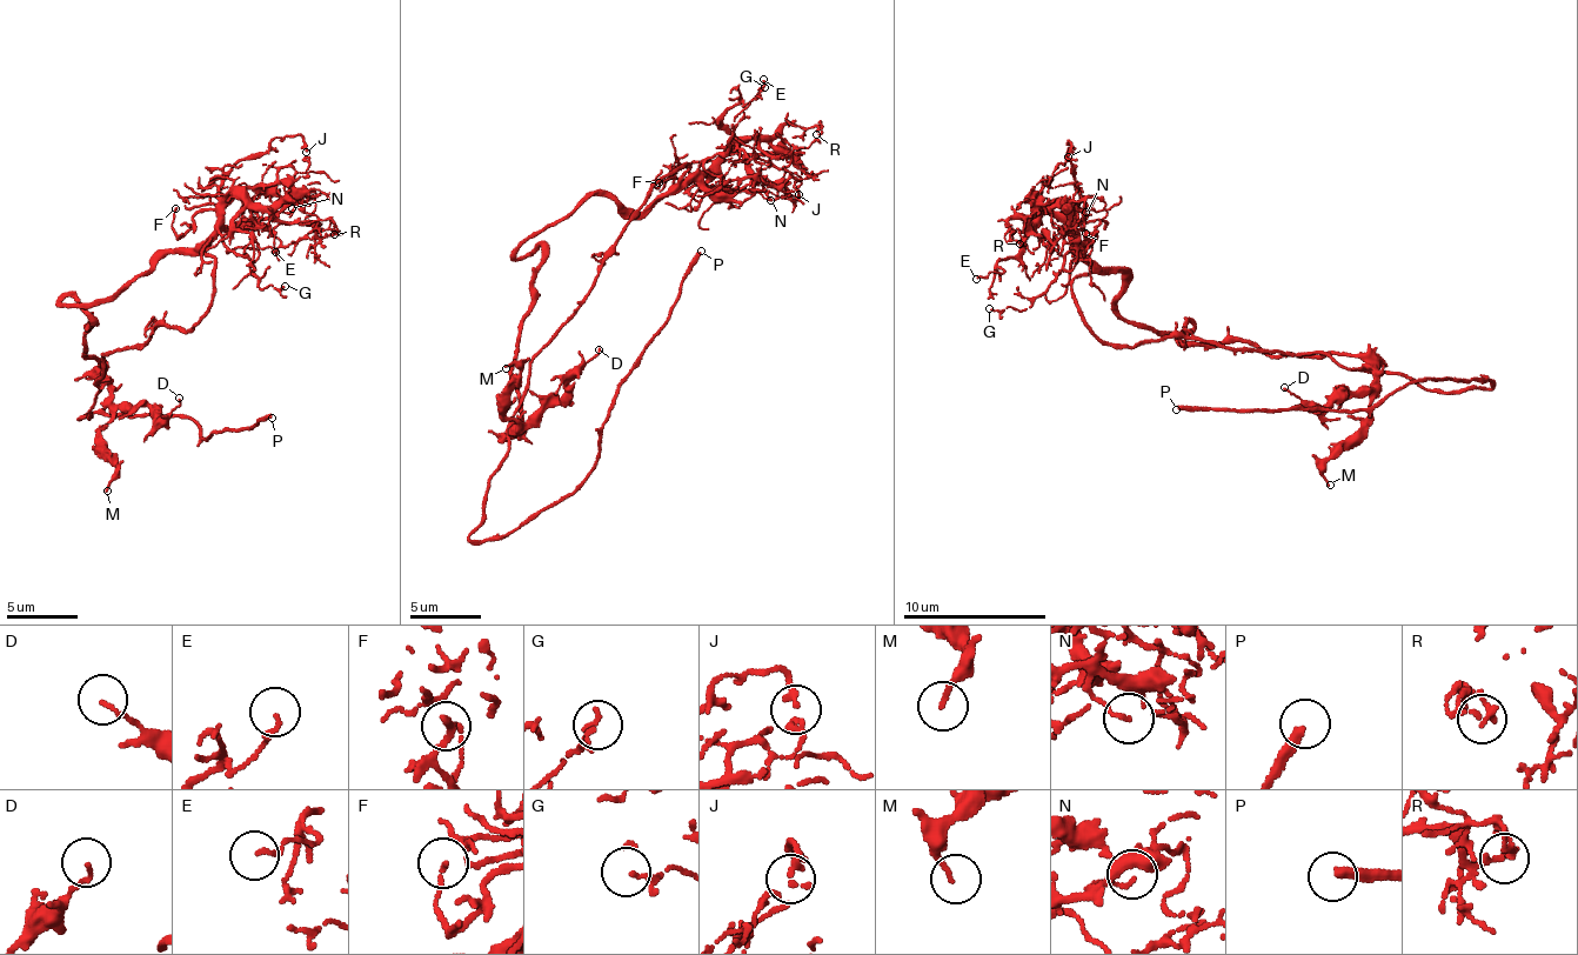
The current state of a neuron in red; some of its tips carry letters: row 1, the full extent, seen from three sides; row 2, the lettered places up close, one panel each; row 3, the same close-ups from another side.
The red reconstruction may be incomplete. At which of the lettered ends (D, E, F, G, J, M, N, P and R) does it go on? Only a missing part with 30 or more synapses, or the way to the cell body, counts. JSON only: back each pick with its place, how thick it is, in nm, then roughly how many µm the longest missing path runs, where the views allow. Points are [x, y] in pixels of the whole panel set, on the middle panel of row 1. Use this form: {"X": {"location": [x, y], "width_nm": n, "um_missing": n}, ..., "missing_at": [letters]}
{"P": {"location": [701, 251], "width_nm": 280, "um_missing": 3}, "missing_at": ["P"]}

